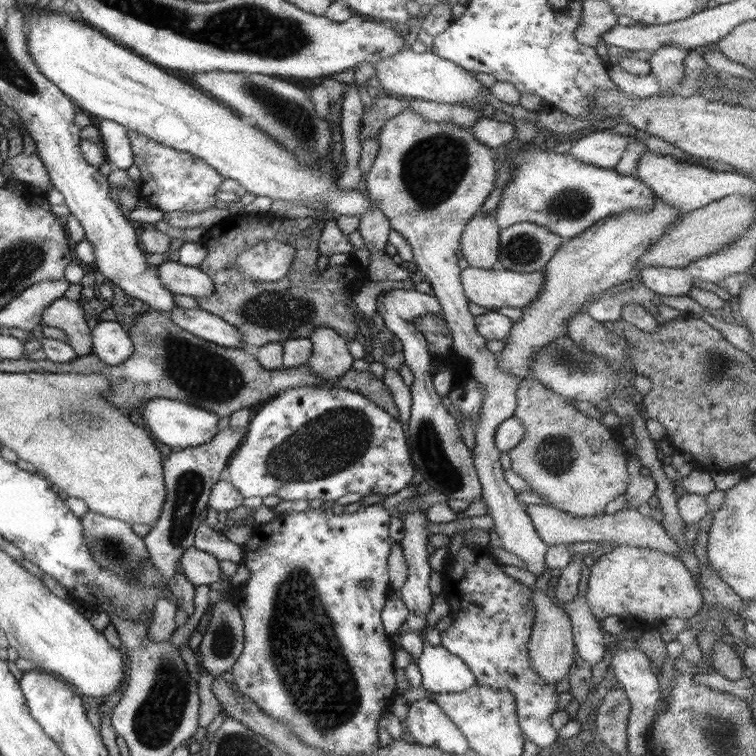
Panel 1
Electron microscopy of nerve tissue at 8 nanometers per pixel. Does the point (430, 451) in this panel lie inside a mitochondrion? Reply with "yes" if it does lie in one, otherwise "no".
yes

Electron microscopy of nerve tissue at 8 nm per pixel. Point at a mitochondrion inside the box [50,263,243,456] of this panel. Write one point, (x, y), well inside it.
(87, 413)

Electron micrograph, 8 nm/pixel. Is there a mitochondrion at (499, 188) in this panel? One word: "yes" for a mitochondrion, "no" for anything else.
no

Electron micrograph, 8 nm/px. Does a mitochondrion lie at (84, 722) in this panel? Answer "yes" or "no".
no

